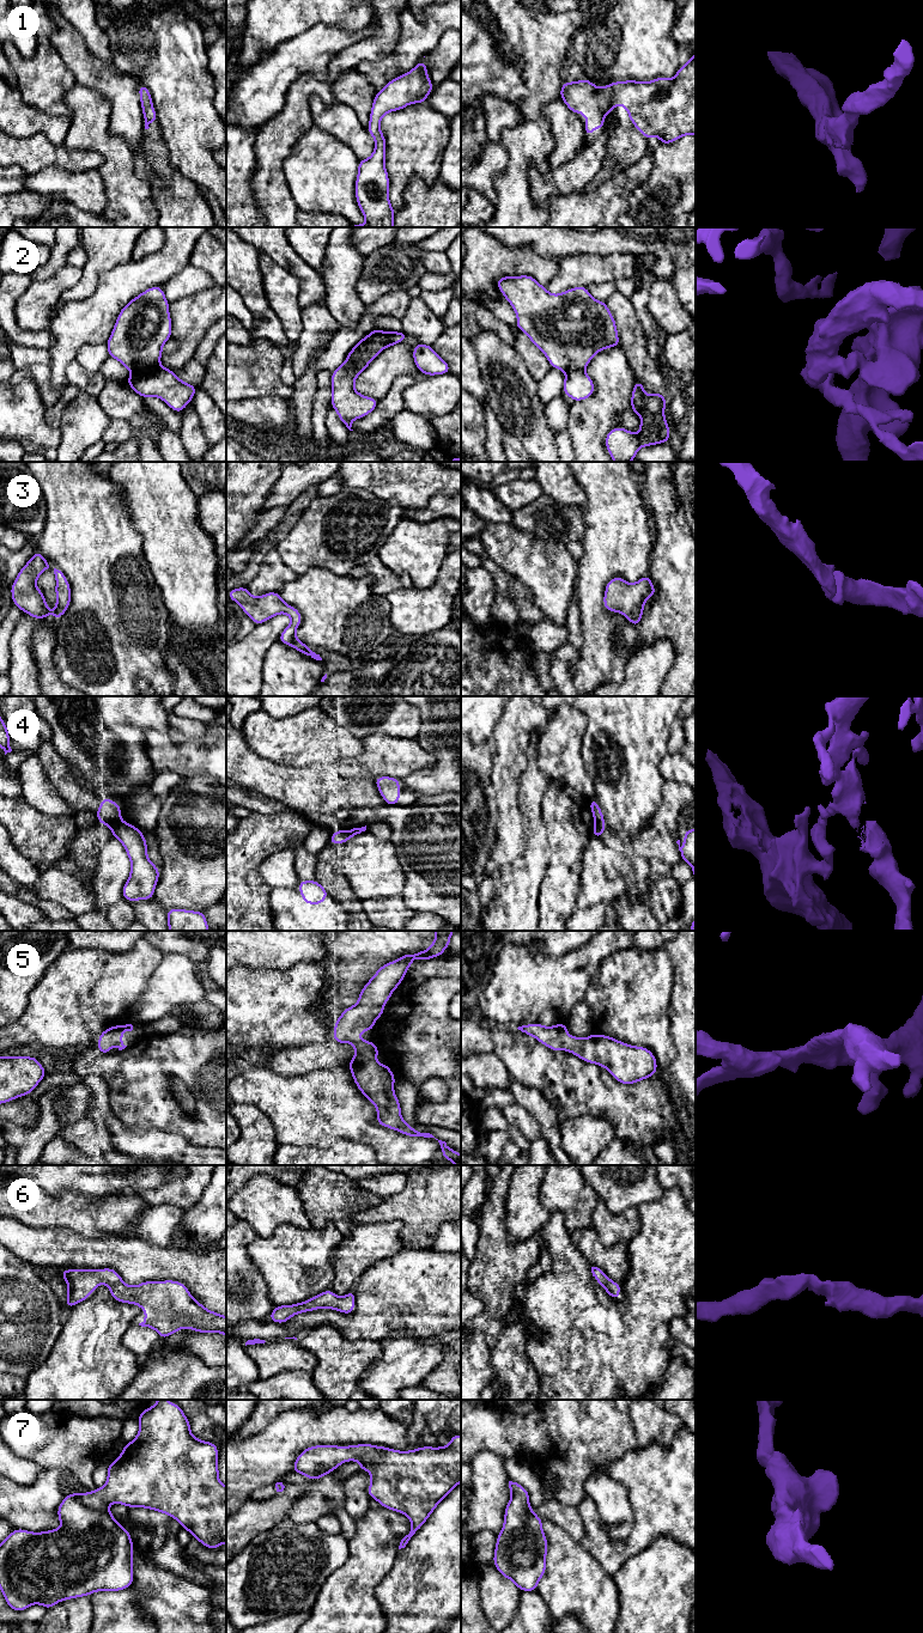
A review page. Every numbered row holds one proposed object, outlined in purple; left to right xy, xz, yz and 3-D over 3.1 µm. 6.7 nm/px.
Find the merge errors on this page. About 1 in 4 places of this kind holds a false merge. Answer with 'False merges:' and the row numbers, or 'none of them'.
False merges: 4

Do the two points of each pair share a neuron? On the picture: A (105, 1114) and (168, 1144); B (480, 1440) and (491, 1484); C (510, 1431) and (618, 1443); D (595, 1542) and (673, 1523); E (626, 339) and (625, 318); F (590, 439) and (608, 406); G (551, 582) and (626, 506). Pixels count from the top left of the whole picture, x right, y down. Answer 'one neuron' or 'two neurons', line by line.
A: one neuron
B: two neurons
C: one neuron
D: one neuron
E: one neuron
F: one neuron
G: two neurons

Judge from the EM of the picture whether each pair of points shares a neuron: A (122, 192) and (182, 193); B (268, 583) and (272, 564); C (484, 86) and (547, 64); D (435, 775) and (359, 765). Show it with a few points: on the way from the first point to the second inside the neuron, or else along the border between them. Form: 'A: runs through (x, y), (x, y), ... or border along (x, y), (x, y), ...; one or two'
A: border along (144, 180), (149, 183), (152, 202), (159, 214); two
B: runs through (269, 578), (272, 568); one
C: border along (505, 49), (520, 68), (528, 92), (521, 101); two
D: border along (436, 756), (430, 768), (402, 779); two

